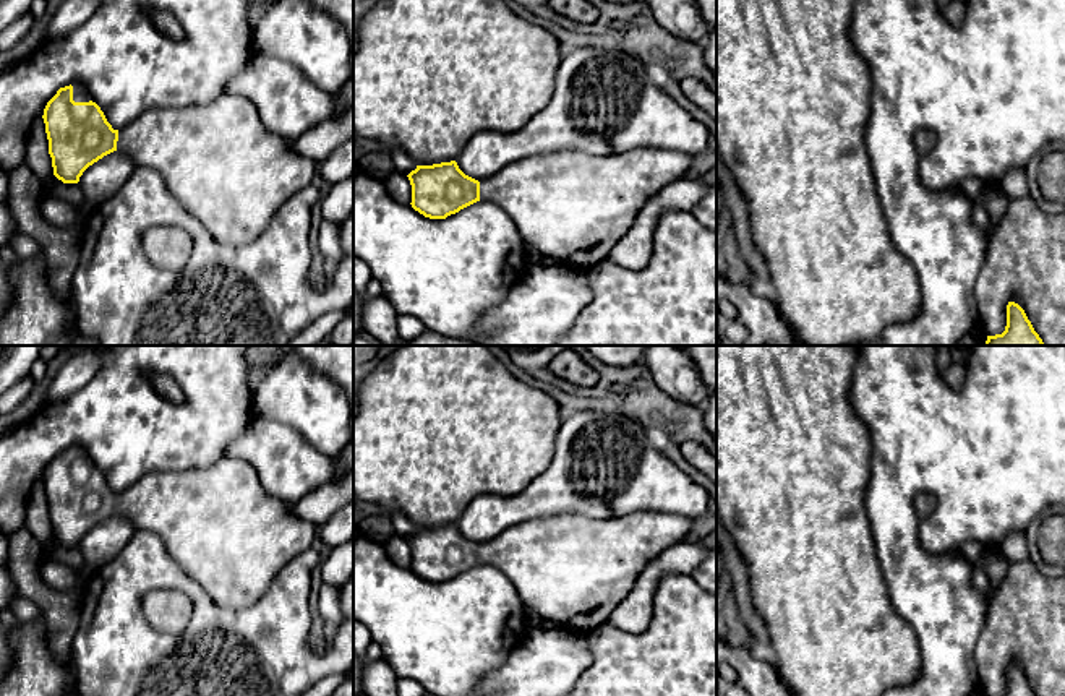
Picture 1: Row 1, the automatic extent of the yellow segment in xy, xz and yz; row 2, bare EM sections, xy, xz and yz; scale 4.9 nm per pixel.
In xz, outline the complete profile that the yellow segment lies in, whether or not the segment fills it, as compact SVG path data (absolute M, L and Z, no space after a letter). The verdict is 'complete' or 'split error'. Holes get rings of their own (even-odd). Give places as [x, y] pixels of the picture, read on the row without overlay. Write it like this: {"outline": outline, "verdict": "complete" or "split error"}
{"outline": "M637 511L609 519L592 519L580 514L546 516L509 527L486 543L465 539L456 524L433 529L417 529L407 540L412 548L412 571L430 582L446 582L477 566L490 565L501 569L515 586L525 607L535 610L541 620L553 621L558 629L590 633L608 623L611 612L627 597L640 571L666 548L684 542L694 521L679 514L660 511Z", "verdict": "split error"}

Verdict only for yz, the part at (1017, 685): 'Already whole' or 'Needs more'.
Already whole

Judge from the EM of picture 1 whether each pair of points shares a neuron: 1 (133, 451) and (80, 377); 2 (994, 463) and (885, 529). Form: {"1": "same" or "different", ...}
{"1": "different", "2": "same"}

